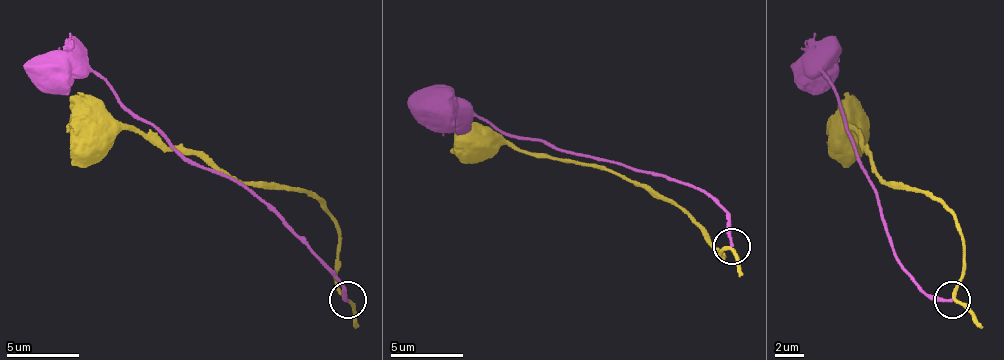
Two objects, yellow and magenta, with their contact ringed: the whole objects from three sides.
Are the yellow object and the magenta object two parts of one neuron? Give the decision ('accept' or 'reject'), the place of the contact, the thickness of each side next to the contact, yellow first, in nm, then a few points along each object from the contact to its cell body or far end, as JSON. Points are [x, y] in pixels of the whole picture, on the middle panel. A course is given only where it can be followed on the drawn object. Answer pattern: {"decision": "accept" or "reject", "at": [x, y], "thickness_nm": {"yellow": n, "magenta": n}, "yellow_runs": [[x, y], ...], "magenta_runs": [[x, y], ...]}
{"decision": "reject", "at": [732, 246], "thickness_nm": {"yellow": 220, "magenta": 220}, "yellow_runs": [[732, 247], [722, 258], [722, 250], [678, 207], [576, 160], [489, 145], [471, 131], [453, 138]], "magenta_runs": [[732, 247], [729, 218], [689, 185], [504, 134], [486, 120], [453, 116], [435, 123], [435, 112]]}

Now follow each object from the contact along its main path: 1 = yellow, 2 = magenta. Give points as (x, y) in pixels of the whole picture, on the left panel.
1: (348, 298), (338, 273), (338, 219), (319, 200), (254, 186), (127, 128), (105, 128), (69, 153)
2: (348, 298), (305, 244), (247, 190), (189, 164), (120, 99), (102, 77), (69, 70), (51, 77), (51, 70)

